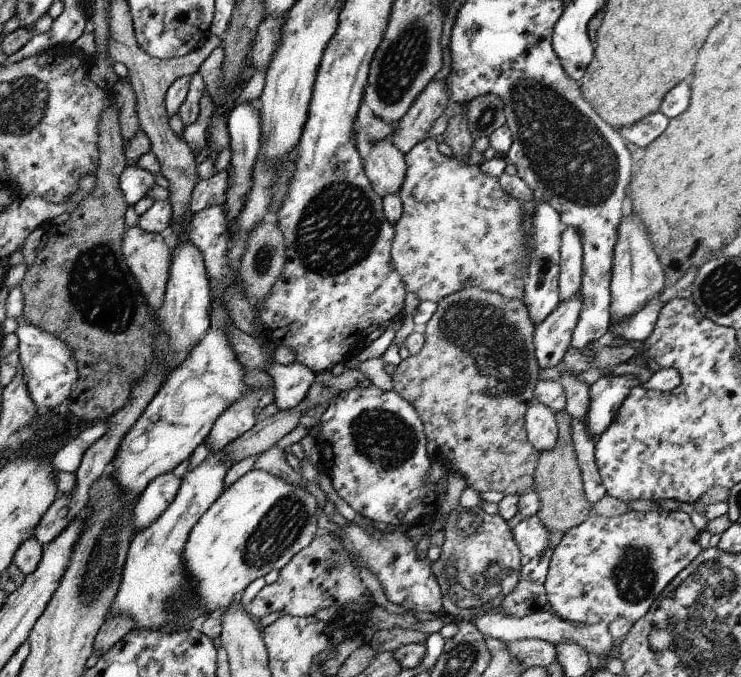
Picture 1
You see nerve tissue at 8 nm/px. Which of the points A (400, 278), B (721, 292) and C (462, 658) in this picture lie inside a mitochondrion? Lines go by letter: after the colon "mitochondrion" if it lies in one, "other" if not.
A: other
B: mitochondrion
C: mitochondrion

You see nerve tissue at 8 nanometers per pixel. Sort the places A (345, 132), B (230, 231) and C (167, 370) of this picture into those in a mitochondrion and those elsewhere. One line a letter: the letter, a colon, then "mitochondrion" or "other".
A: other
B: other
C: other

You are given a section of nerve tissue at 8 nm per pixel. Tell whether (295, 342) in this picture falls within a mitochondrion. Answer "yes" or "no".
no

